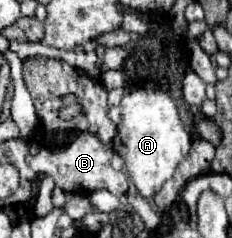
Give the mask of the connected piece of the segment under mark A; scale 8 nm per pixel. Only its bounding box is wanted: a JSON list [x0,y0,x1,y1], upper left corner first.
[112,88,192,198]

